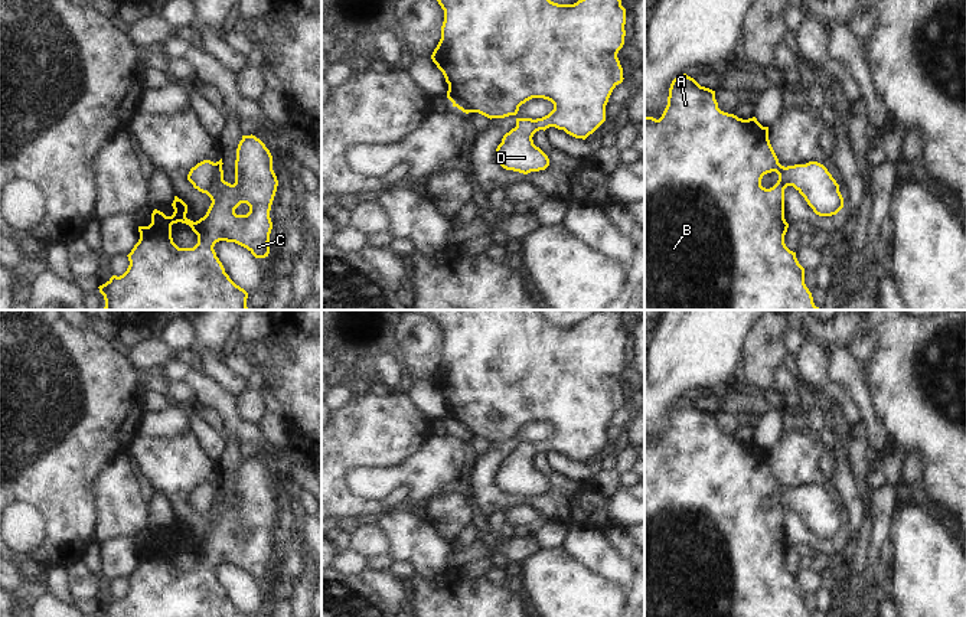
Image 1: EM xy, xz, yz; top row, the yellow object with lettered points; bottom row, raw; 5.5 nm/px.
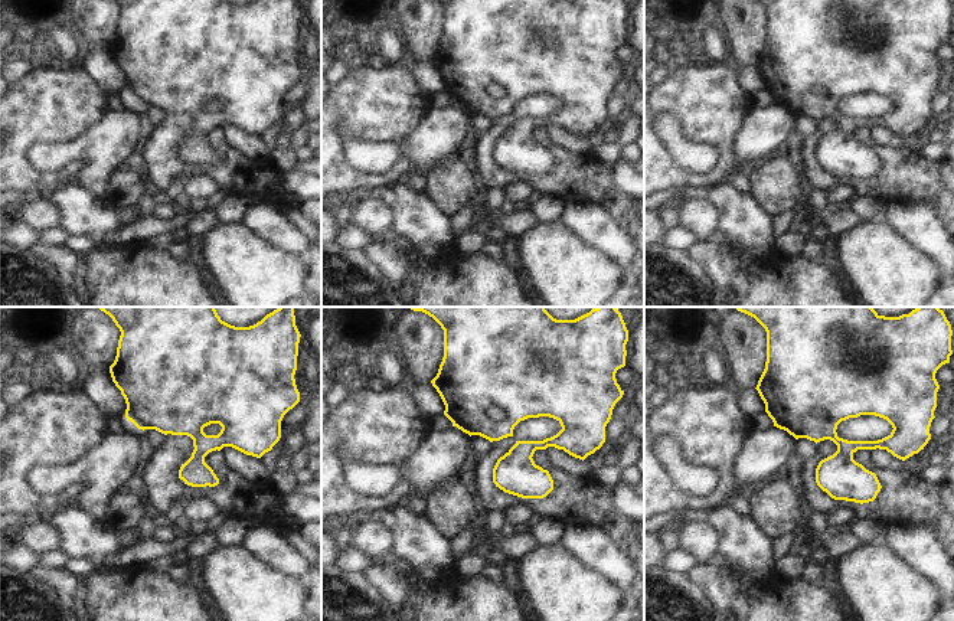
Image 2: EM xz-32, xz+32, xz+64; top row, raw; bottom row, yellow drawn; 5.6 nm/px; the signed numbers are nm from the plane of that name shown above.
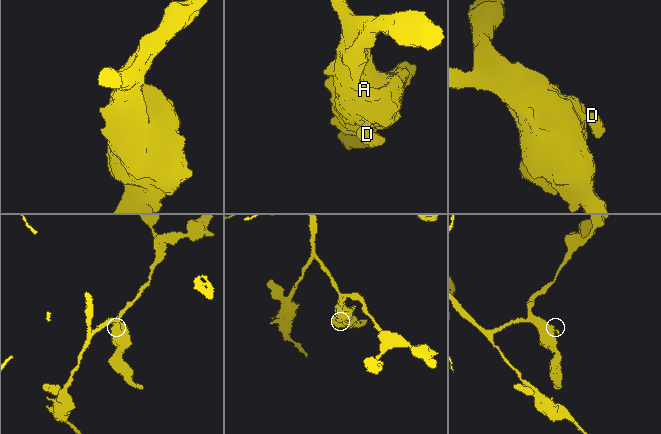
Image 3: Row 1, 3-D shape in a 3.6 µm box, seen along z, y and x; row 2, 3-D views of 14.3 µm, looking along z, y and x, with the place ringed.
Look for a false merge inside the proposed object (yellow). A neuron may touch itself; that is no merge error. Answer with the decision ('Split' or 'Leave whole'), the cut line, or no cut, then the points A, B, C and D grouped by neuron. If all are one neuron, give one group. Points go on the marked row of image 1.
Leave whole. No split. Groups: A B C D

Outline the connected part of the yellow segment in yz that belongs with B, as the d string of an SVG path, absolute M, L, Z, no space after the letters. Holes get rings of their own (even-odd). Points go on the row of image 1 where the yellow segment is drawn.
M686 74L678 75L669 88L668 105L659 120L644 117L644 310L822 310L815 306L812 293L805 284L805 268L796 252L784 244L789 223L784 219L784 189L793 186L819 216L836 215L843 208L839 185L817 163L781 166L768 140L768 127L763 127L755 117L743 120L718 108L715 91L701 86ZM776 172L777 183L766 189L761 186L764 174Z

